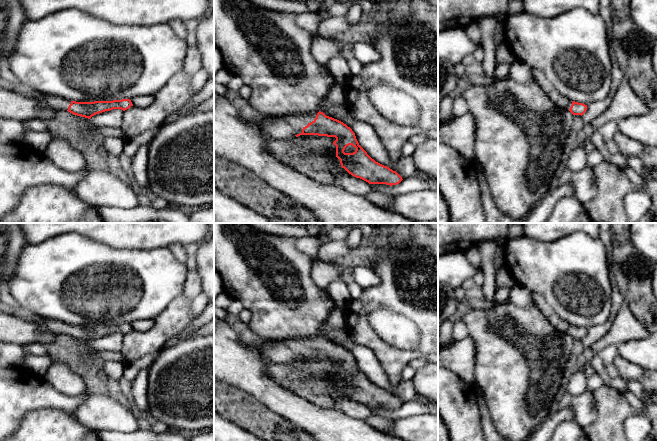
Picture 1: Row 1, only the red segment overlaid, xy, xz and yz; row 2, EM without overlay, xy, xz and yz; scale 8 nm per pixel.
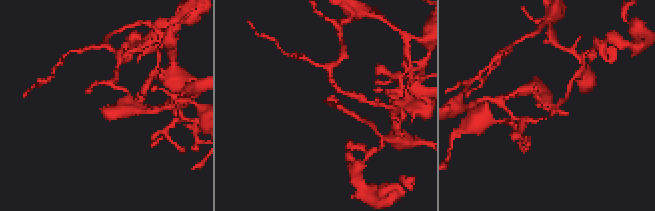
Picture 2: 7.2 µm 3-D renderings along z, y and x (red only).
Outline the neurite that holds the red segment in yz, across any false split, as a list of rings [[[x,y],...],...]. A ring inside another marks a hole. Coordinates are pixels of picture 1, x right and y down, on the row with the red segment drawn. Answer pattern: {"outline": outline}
{"outline": [[[532,69],[535,81],[541,89],[560,107],[569,110],[573,115],[583,115],[587,110],[587,105],[571,101],[562,96],[556,88],[546,79],[539,69]]]}

